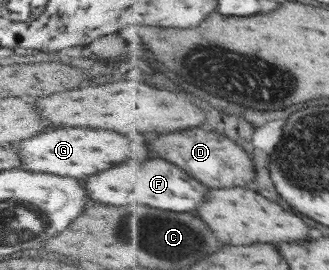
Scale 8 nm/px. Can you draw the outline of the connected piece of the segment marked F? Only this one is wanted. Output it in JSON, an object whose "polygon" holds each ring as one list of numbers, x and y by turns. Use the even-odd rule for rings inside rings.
{"polygon":[[162,158,146,160,146,162,120,162,108,170,92,174,84,180,84,190,88,198,100,204,124,206,124,204,146,204,160,210,174,210,174,212,188,212,196,210,198,204,206,196,206,186,194,180,176,164,170,164]]}

